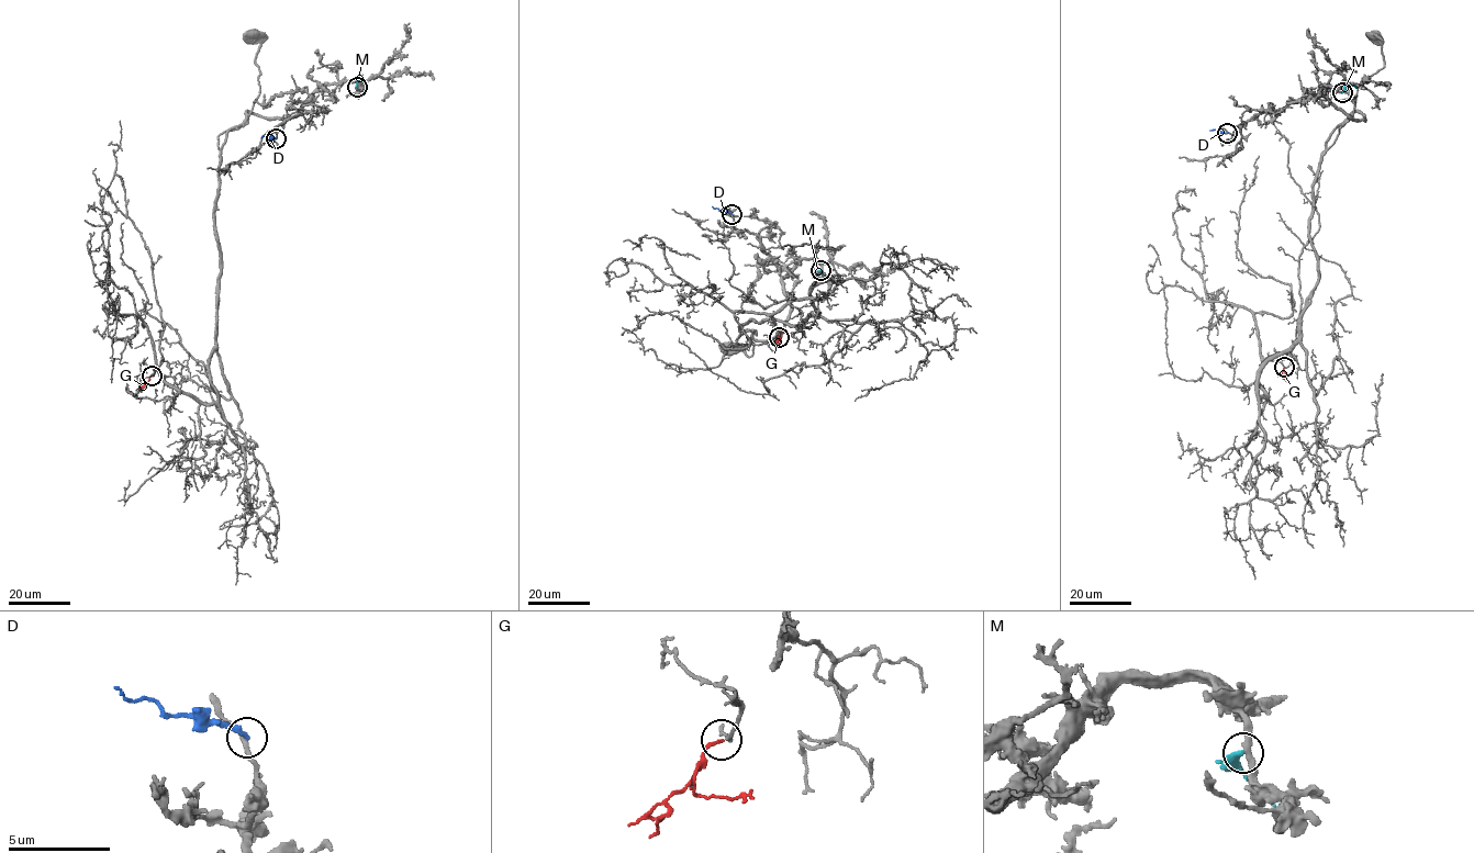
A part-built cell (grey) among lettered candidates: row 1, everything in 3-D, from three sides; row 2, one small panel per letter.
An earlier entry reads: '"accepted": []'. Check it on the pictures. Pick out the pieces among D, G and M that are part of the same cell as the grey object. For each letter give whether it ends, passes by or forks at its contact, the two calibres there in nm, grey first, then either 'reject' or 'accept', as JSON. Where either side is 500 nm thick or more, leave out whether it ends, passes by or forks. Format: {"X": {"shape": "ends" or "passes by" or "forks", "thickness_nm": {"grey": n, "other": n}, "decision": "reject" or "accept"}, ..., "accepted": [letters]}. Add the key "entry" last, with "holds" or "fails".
{"D": {"shape": "ends", "thickness_nm": {"grey": 200, "other": 240}, "decision": "reject"}, "G": {"shape": "ends", "thickness_nm": {"grey": 150, "other": 160}, "decision": "accept"}, "M": {"shape": "ends", "thickness_nm": {"grey": 320, "other": 400}, "decision": "reject"}, "accepted": ["G"], "entry": "fails"}

